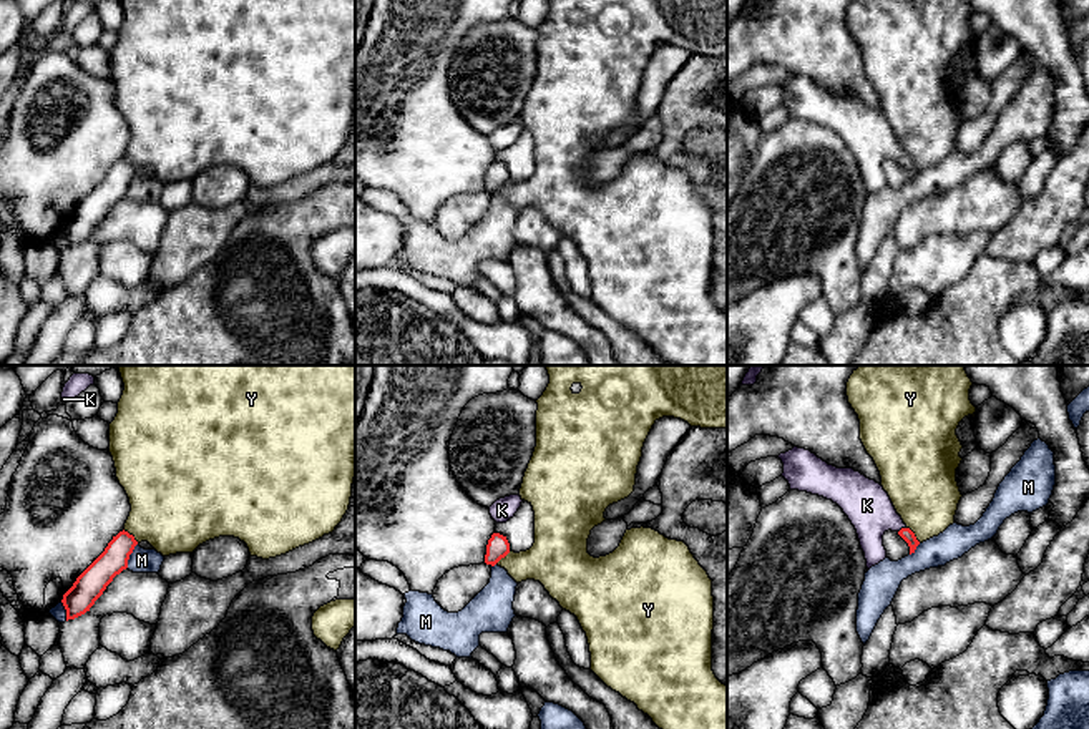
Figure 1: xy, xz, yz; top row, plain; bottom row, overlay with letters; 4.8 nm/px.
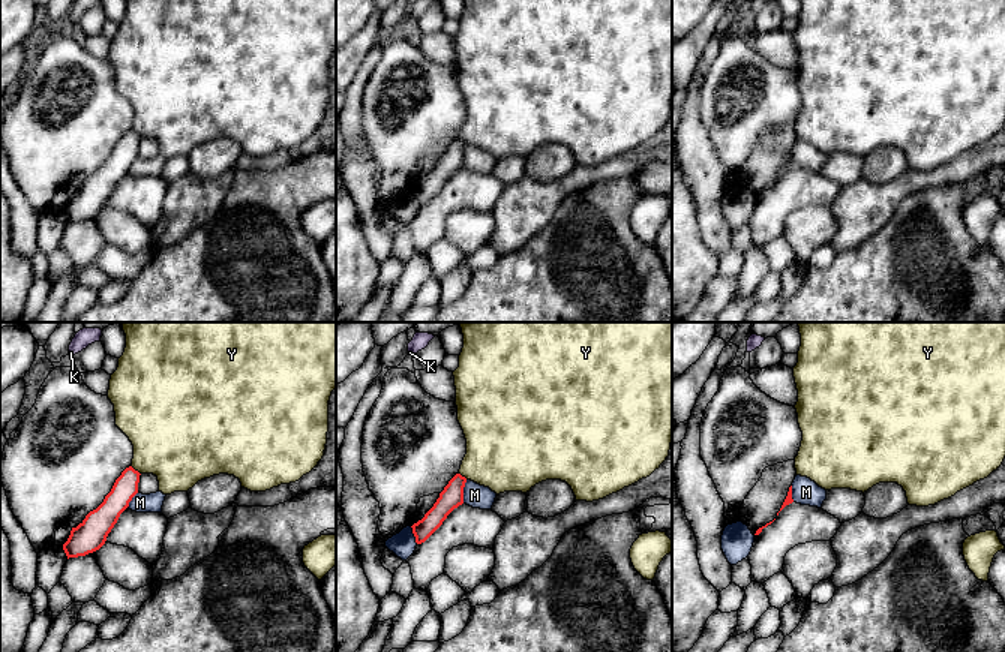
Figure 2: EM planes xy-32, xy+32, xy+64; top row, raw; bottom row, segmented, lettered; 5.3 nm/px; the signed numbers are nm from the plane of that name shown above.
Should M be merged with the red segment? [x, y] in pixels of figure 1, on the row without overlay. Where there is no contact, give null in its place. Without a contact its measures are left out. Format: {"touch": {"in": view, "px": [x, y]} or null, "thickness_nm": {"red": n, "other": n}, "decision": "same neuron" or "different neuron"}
{"touch": {"in": "xy", "px": [130, 181]}, "thickness_nm": {"red": 140, "other": 120}, "decision": "different neuron"}

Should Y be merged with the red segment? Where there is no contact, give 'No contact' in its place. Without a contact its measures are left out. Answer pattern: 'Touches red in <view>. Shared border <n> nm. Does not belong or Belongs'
Touches red in yz. Shared border 100 nm. Does not belong

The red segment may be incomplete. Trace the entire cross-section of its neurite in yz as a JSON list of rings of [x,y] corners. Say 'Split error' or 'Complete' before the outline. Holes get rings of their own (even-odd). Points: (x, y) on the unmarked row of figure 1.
Split error. [[[794,75],[777,86],[784,91],[782,105],[790,118],[807,120],[837,131],[857,158],[865,181],[867,196],[886,186],[883,163],[896,159],[915,181],[920,169],[896,141],[888,121],[880,111],[853,96],[837,96],[815,81]]]

